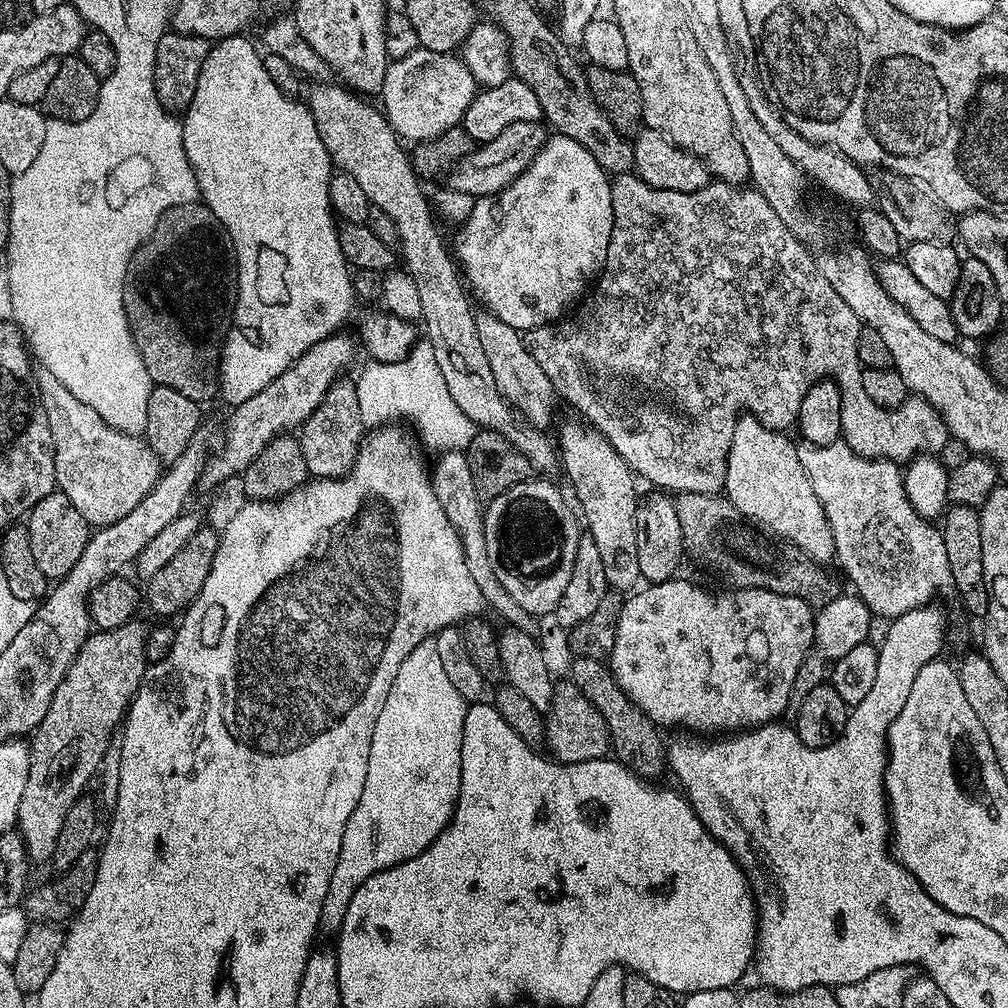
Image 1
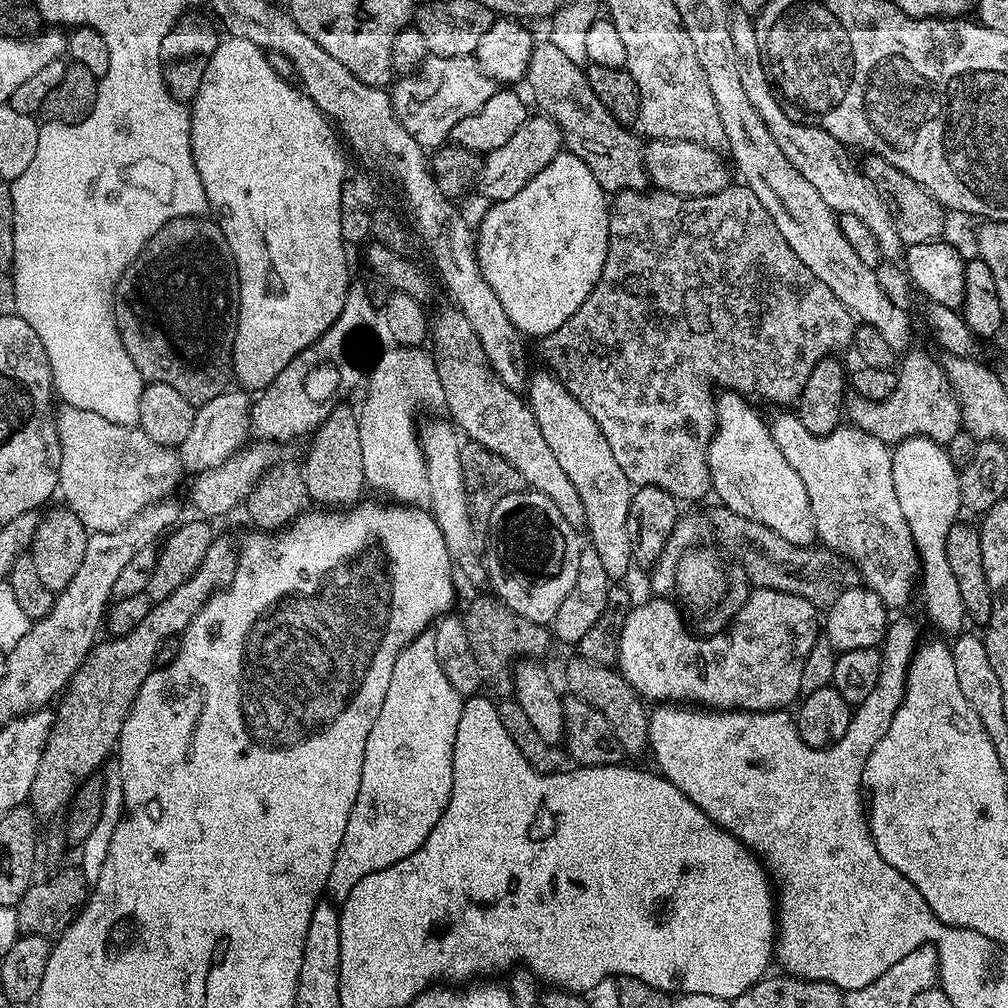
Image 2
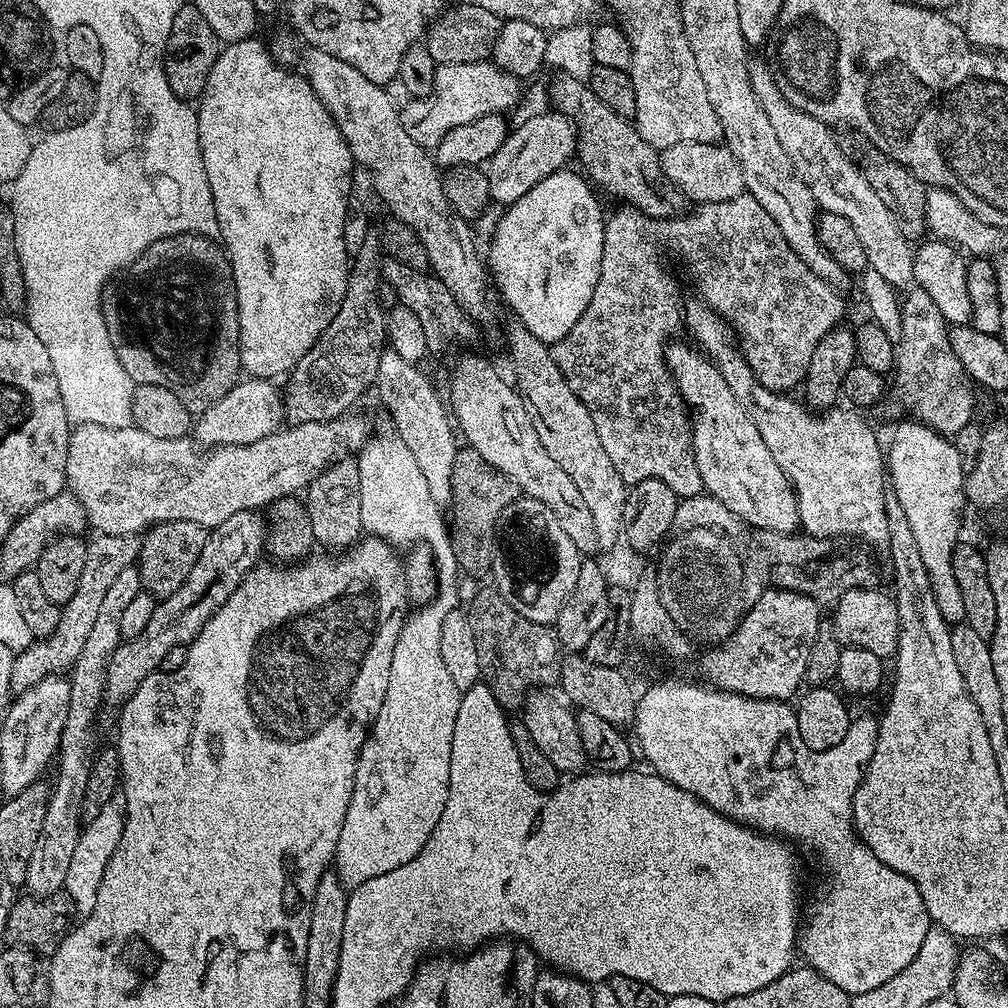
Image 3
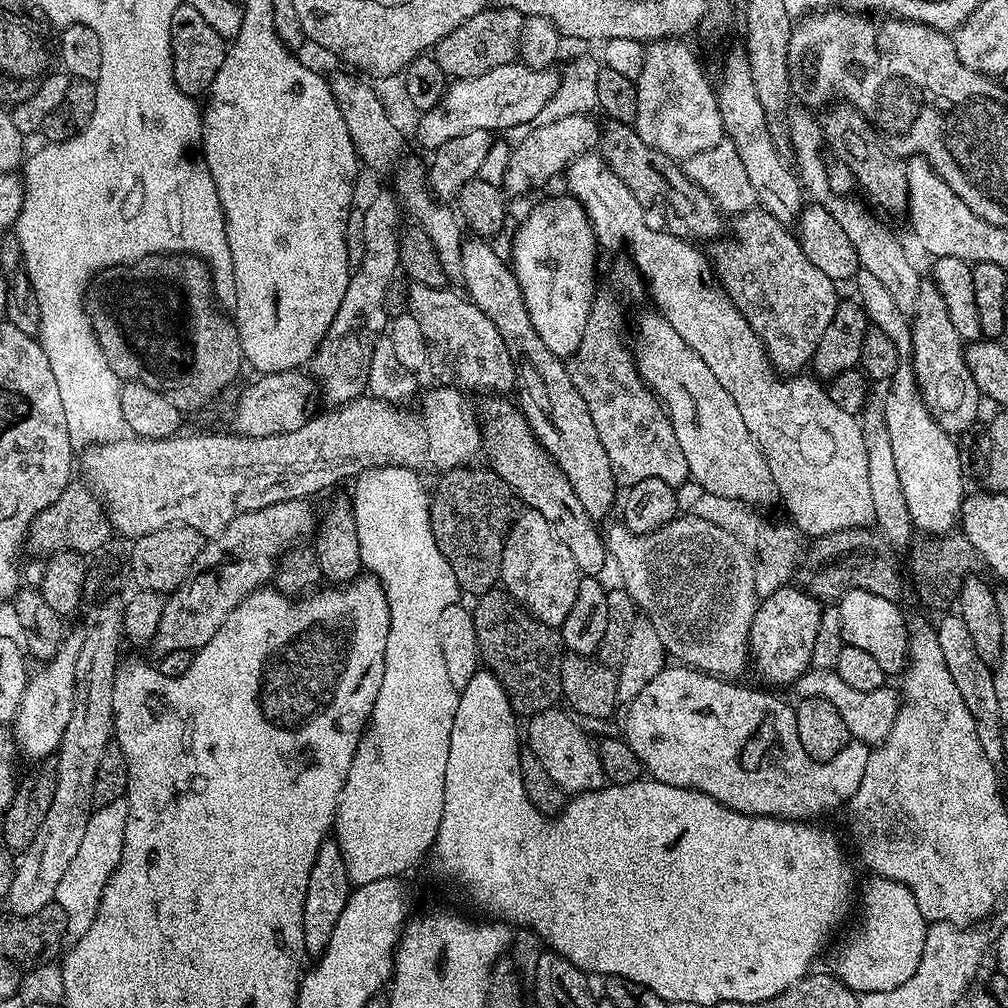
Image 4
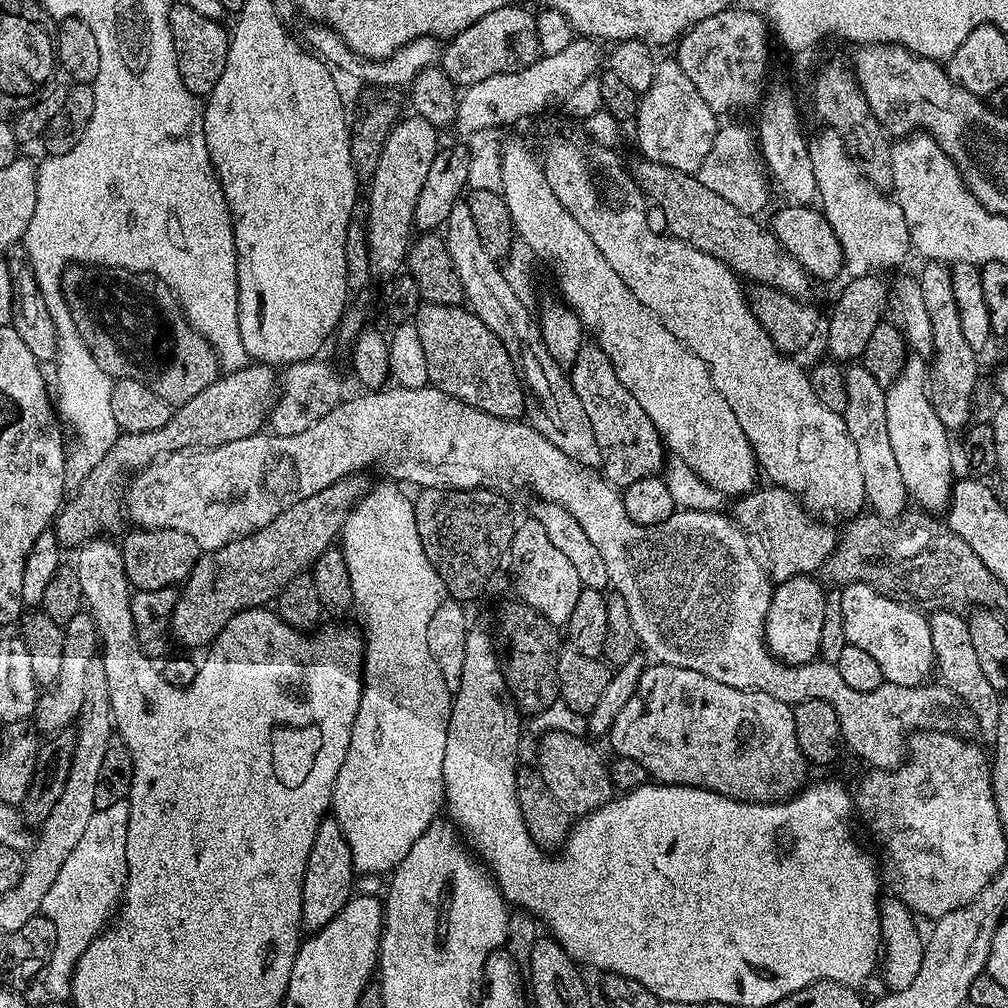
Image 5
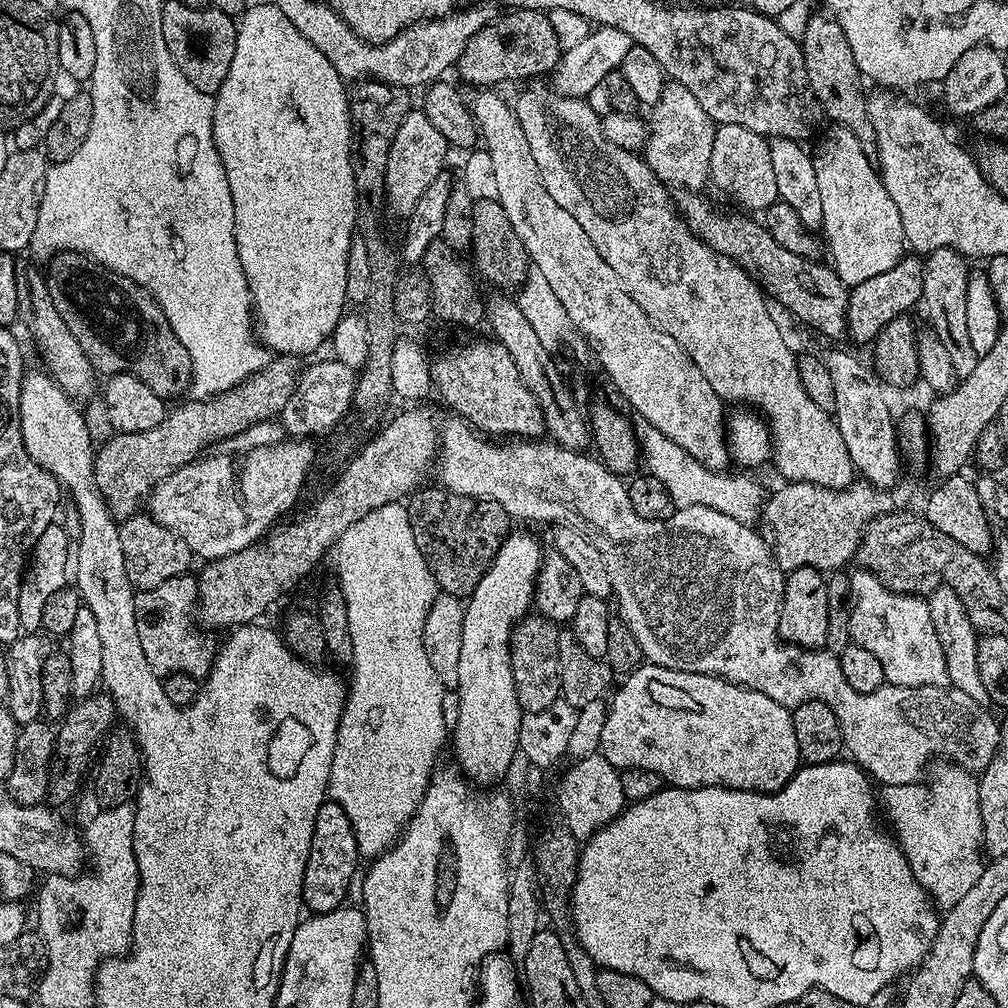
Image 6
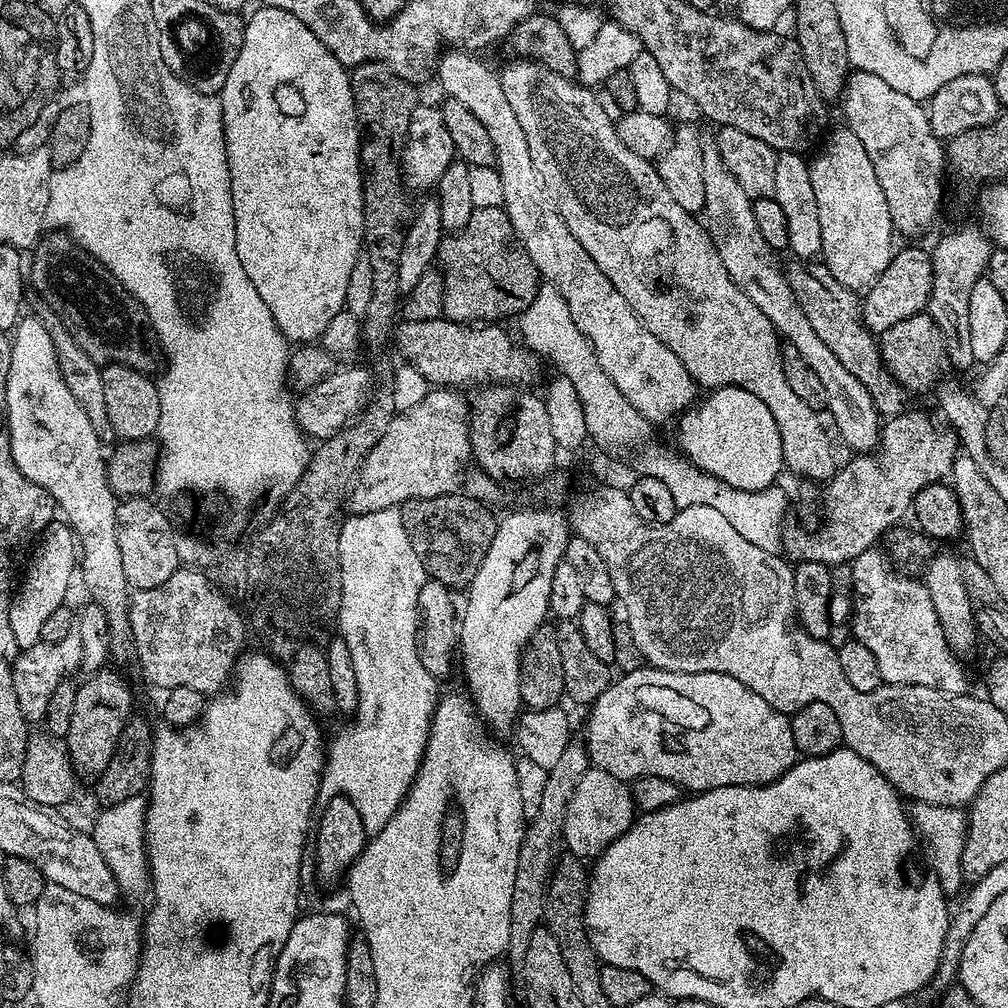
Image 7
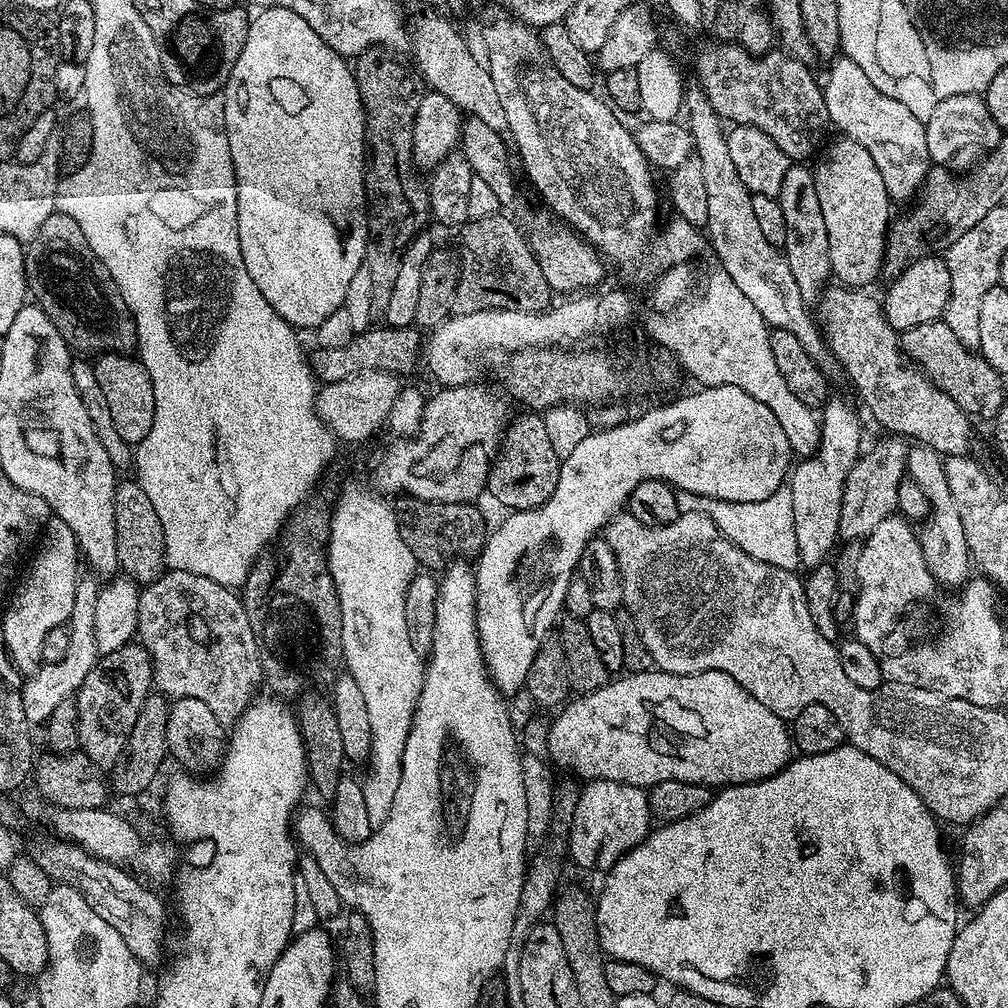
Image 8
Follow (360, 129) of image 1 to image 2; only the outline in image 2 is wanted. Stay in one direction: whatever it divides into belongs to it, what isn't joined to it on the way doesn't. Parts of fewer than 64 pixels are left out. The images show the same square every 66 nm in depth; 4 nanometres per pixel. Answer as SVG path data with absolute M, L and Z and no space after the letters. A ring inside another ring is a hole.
M449 306L437 320L435 317L430 328L430 344L434 349L444 395L442 404L444 408L448 407L447 415L454 421L455 427L471 443L486 446L486 450L510 462L510 466L522 474L525 485L531 491L546 494L562 510L562 516L570 522L570 526L583 529L584 507L582 498L578 498L578 490L574 490L574 482L566 478L562 466L558 466L558 458L554 458L554 450L546 446L546 438L542 438L542 430L538 430L538 422L525 397L510 390L500 380L466 314L455 306Z

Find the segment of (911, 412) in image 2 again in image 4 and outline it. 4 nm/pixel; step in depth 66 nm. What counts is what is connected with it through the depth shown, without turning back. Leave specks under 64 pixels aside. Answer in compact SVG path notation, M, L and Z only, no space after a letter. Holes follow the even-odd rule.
M931 278L921 279L918 286L917 308L910 317L910 323L912 325L910 363L916 375L916 385L920 387L926 410L930 410L930 414L938 422L938 426L942 426L942 430L946 430L954 438L959 437L961 432L977 423L979 416L976 415L980 412L982 397L974 382L974 374L970 374L970 366L966 366L965 341L961 340L958 330L954 330L954 325L950 322L950 313L946 310L946 302L942 302L942 294Z

